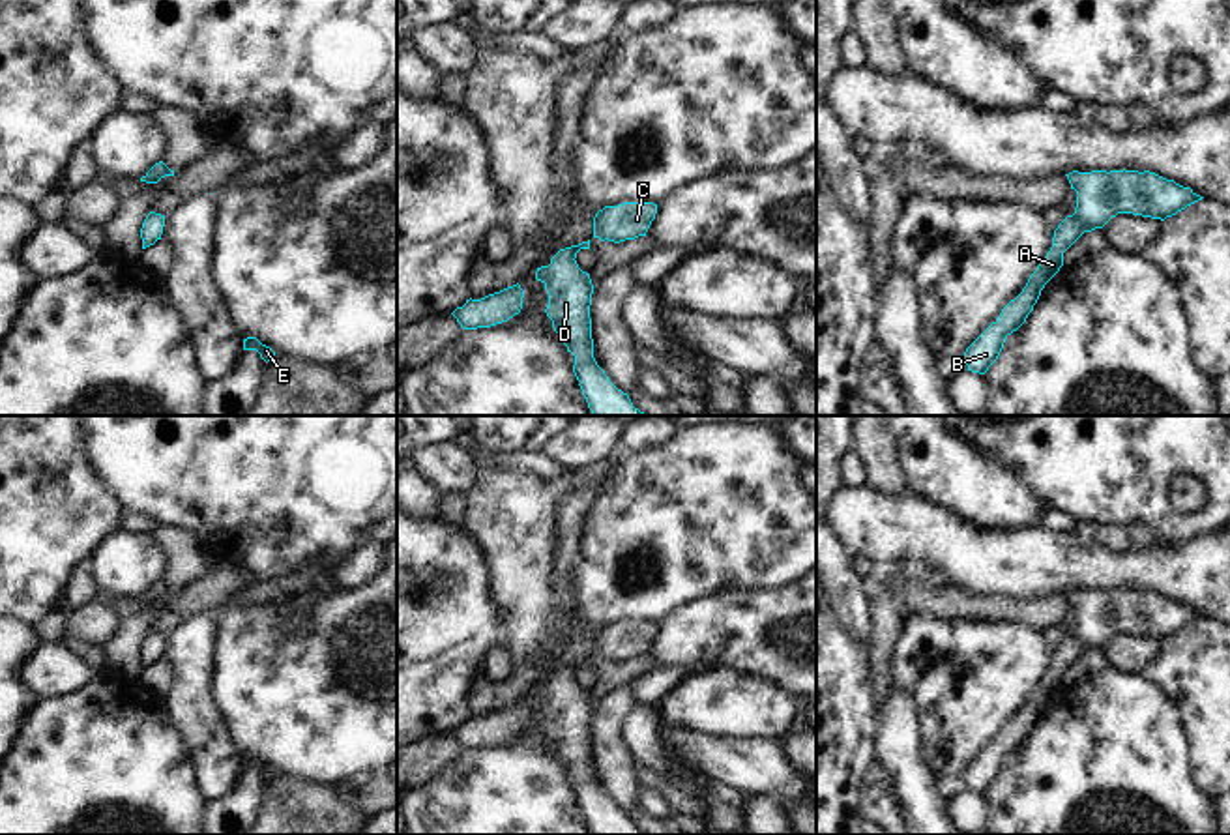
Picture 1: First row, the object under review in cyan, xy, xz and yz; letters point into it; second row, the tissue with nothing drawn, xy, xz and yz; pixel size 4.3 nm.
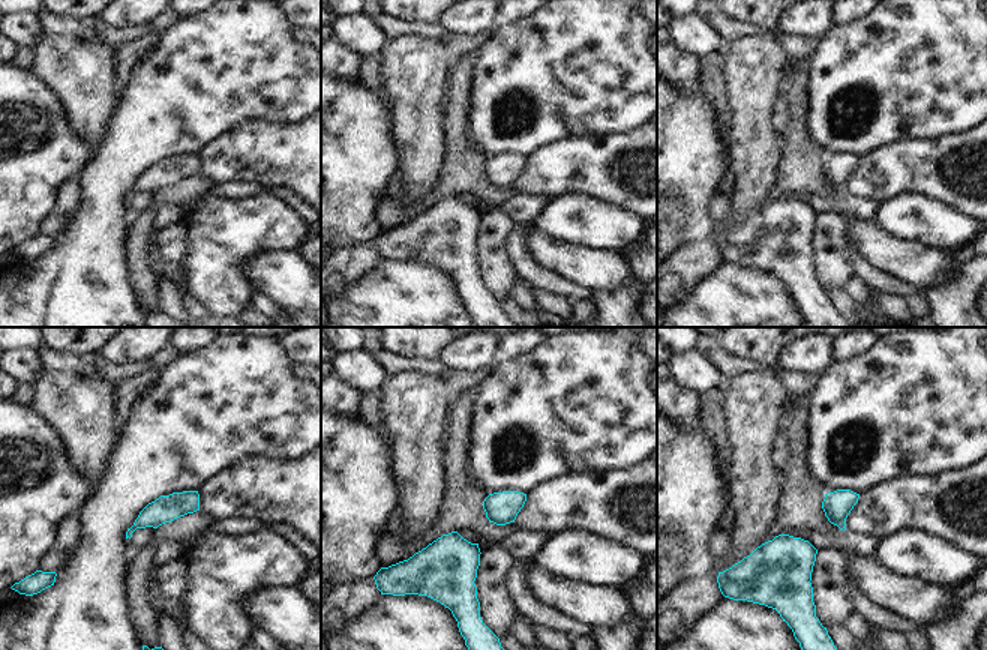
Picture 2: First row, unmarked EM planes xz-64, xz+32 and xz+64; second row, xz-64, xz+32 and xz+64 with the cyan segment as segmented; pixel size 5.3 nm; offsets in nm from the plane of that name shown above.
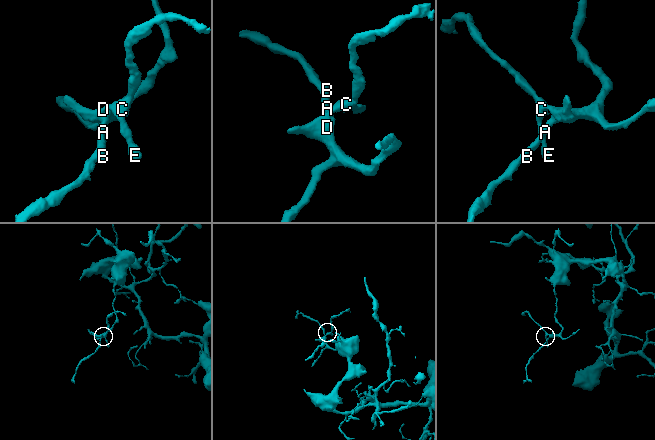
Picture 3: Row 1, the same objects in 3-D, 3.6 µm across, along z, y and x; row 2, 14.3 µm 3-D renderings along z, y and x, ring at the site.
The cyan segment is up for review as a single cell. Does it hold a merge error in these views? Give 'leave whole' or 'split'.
leave whole

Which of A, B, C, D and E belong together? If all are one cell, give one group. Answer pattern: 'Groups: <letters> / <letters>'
Groups: A B C D E

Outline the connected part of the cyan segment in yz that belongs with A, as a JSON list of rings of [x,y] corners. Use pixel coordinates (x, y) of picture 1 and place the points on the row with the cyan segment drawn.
[[[1073,170],[1065,174],[1076,191],[1076,208],[1054,230],[1052,247],[1030,275],[1022,292],[1011,300],[1000,316],[966,348],[962,359],[968,371],[985,374],[998,359],[1005,339],[1017,331],[1033,311],[1045,285],[1063,266],[1063,253],[1084,234],[1103,228],[1118,213],[1133,213],[1164,221],[1202,200],[1191,187],[1144,170]]]

